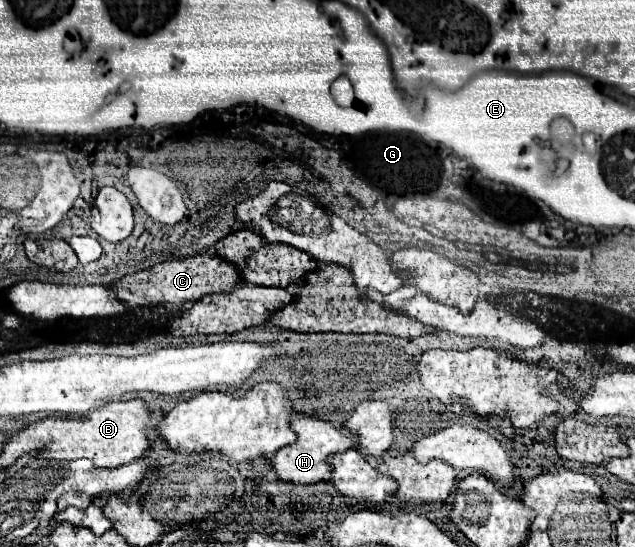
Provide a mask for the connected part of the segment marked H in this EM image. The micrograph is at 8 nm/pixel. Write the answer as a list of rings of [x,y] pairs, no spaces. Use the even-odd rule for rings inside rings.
[[[305,414],[291,416],[291,430],[295,430],[297,440],[271,456],[271,466],[277,472],[277,478],[283,482],[293,482],[293,484],[329,482],[331,466],[327,466],[327,458],[335,452],[345,452],[349,448],[355,448],[355,438],[351,438],[351,434],[343,434],[343,430],[333,428],[329,422]]]

